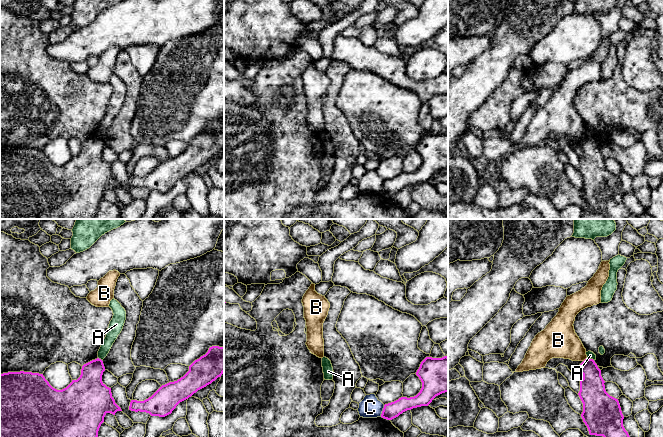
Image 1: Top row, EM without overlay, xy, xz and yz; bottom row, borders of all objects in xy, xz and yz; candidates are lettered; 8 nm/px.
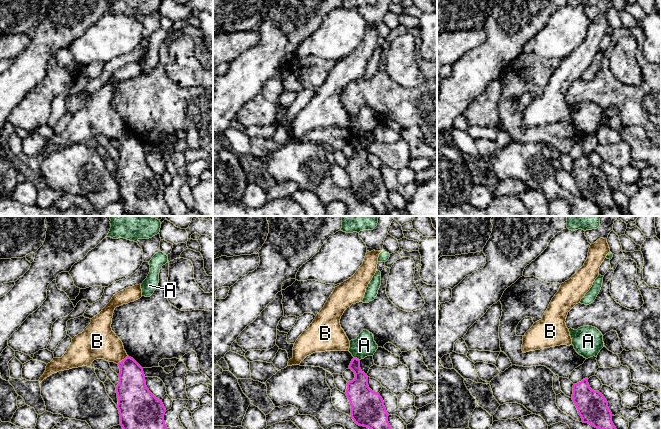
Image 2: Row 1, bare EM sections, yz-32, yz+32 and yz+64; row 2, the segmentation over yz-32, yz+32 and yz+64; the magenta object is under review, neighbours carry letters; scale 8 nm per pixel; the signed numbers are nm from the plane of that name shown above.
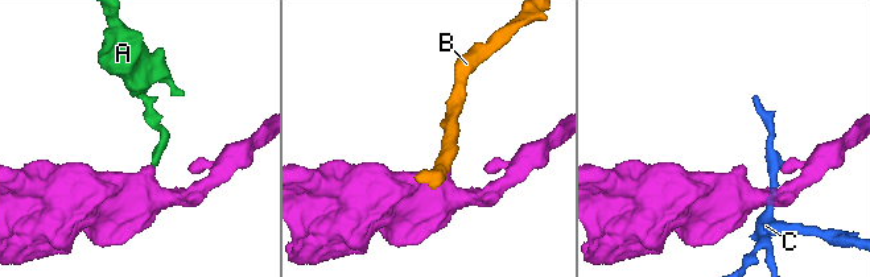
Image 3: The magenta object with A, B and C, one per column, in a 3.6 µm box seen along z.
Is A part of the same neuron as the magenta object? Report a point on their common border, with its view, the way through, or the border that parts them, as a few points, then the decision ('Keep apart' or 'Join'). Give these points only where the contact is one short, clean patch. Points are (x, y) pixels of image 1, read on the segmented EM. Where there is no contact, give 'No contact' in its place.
Touches magenta at yz (590, 359). Boundary: yz (587, 357), (593, 360). Keep apart

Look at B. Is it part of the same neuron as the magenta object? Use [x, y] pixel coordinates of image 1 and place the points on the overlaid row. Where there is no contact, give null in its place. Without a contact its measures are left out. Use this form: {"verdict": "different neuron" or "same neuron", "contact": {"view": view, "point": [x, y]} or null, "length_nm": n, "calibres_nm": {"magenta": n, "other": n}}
{"verdict": "different neuron", "contact": {"view": "yz", "point": [585, 359]}, "length_nm": 50, "calibres_nm": {"magenta": 200, "other": 280}}

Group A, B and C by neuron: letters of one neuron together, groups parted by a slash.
A / B / C

